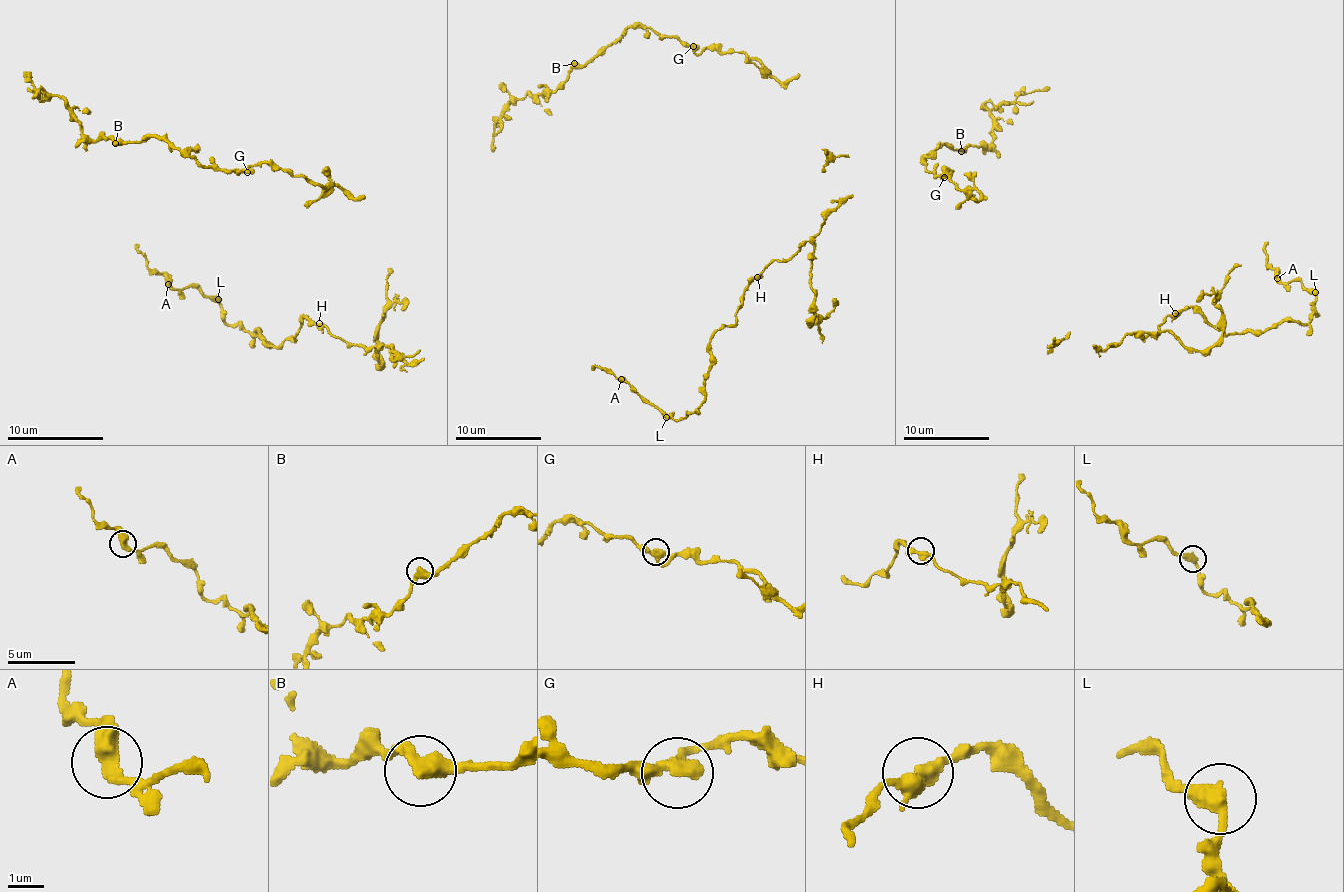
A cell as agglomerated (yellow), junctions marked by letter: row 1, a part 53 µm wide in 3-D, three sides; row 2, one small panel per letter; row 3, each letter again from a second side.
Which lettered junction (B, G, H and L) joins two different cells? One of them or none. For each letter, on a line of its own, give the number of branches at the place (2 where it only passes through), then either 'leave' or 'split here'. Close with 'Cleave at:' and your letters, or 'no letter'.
B: 2 branches meet; leave
G: 2 branches meet; leave
H: 2 branches meet; leave
L: 2 branches meet; leave
Cleave at: no letter

